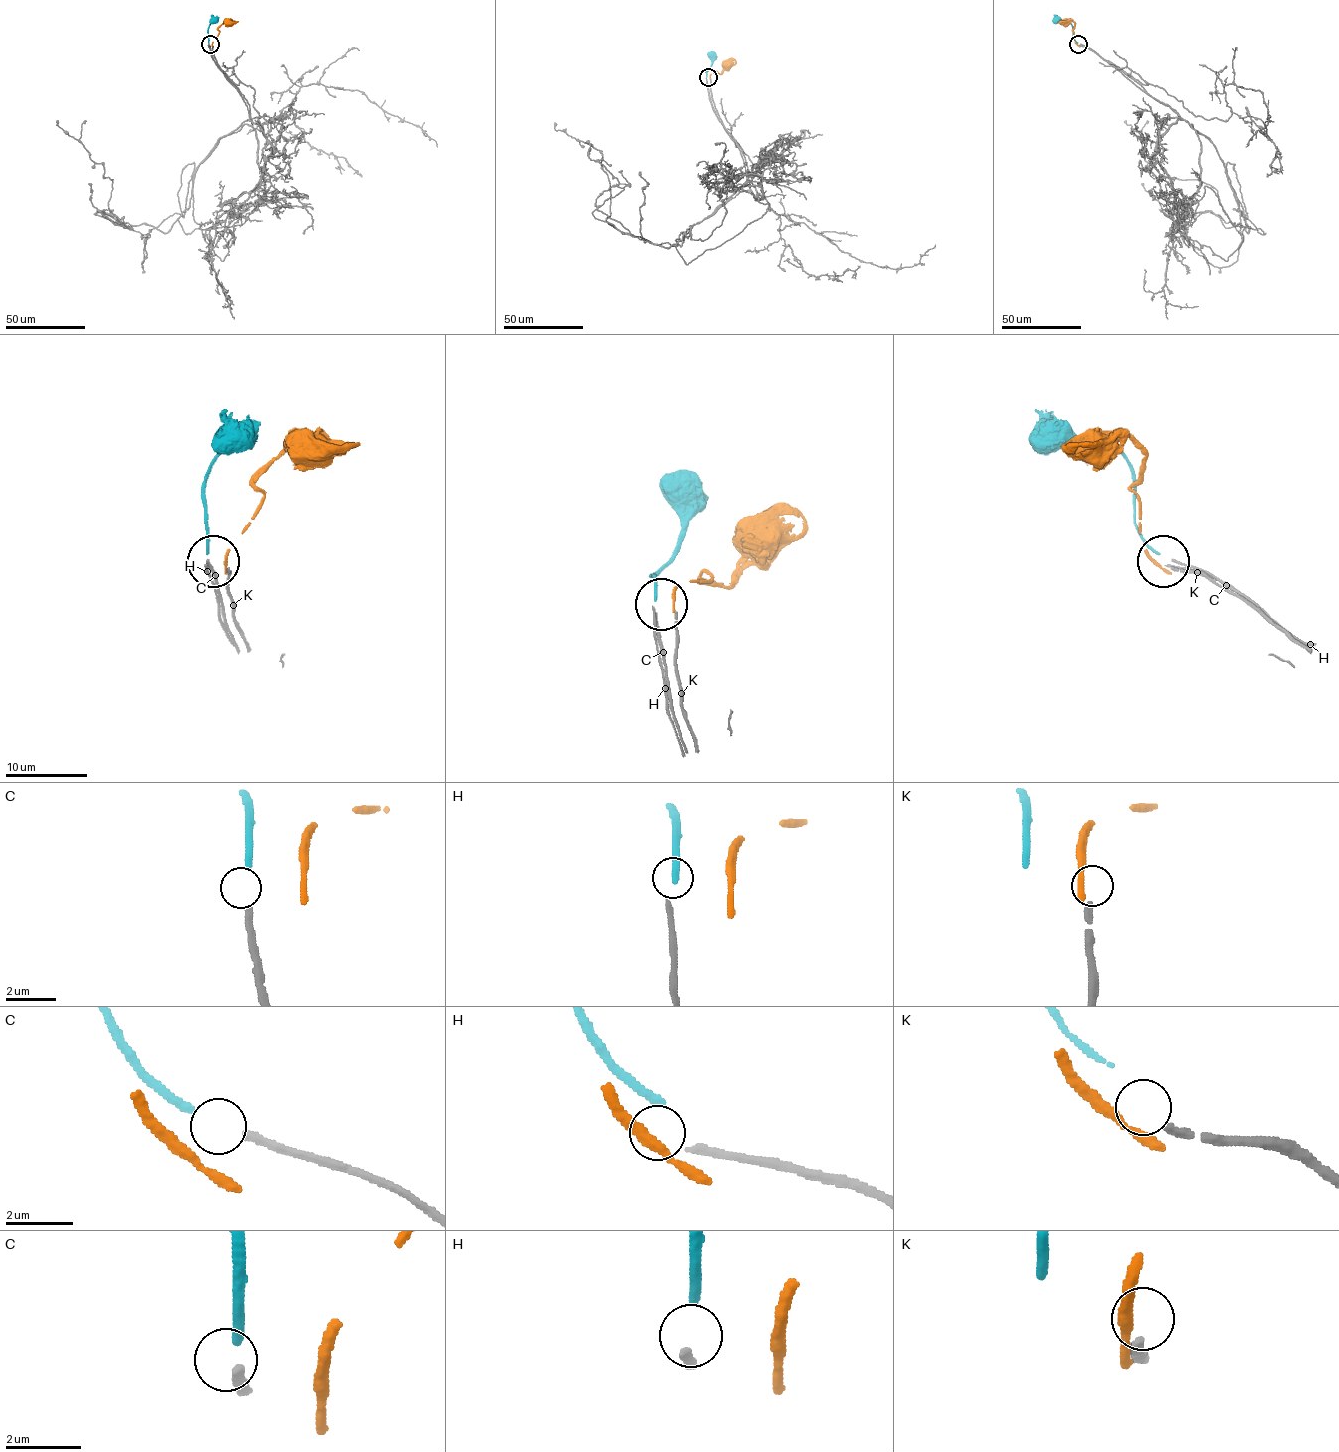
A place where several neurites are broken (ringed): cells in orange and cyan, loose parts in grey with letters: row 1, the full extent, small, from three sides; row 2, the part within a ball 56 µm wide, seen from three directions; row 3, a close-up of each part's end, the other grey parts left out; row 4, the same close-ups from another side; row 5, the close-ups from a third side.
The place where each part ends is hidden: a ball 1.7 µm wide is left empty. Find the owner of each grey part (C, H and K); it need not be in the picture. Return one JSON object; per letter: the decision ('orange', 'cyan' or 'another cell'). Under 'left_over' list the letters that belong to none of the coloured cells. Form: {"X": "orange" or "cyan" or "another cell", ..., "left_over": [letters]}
{"C": "cyan", "H": "another cell", "K": "another cell", "left_over": ["H", "K"]}

